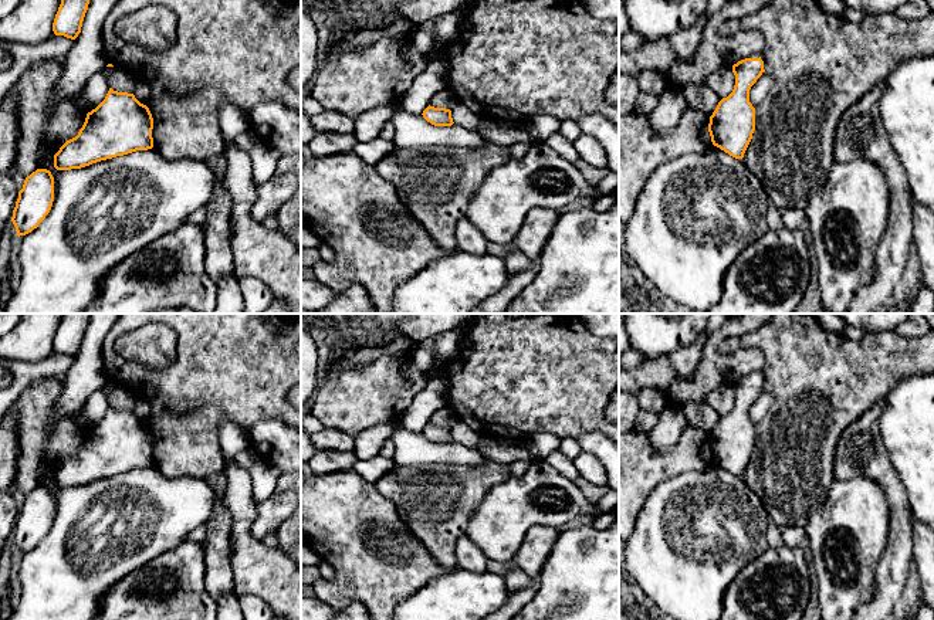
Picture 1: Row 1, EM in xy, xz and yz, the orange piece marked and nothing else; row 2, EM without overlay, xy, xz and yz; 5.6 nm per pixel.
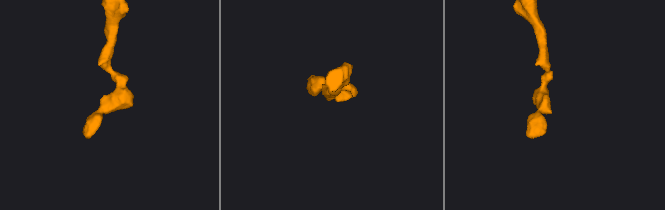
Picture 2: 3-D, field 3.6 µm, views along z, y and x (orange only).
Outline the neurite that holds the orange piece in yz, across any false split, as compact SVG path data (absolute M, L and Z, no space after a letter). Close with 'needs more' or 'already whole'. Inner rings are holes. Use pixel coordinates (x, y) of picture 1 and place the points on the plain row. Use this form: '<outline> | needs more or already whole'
M745 376L732 383L735 403L732 410L723 416L710 434L708 450L714 464L720 465L735 477L742 477L755 448L755 426L749 420L749 407L765 390L764 379L759 376Z | already whole

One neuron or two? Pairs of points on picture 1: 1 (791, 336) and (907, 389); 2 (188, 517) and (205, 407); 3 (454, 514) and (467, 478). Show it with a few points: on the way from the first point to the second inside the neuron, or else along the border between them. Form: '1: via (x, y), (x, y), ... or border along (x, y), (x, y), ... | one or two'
1: border along (919, 373), (903, 376), (883, 399) | two
2: border along (162, 473), (166, 475), (203, 477) | two
3: via (454, 505), (454, 495), (463, 487) | one

